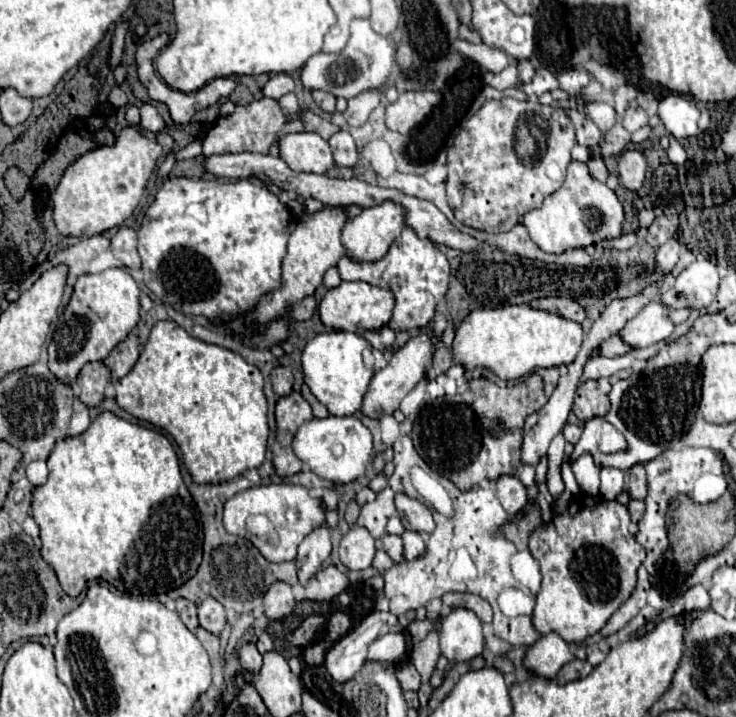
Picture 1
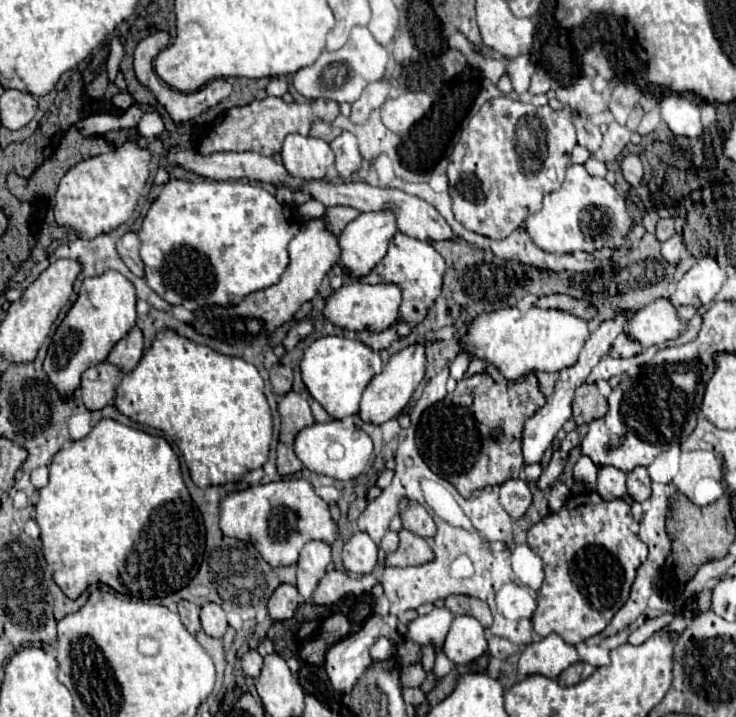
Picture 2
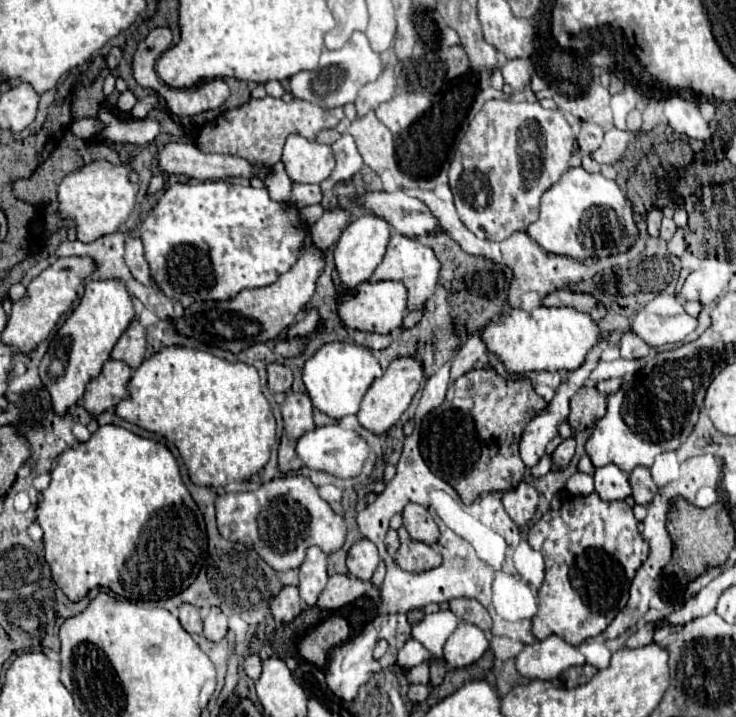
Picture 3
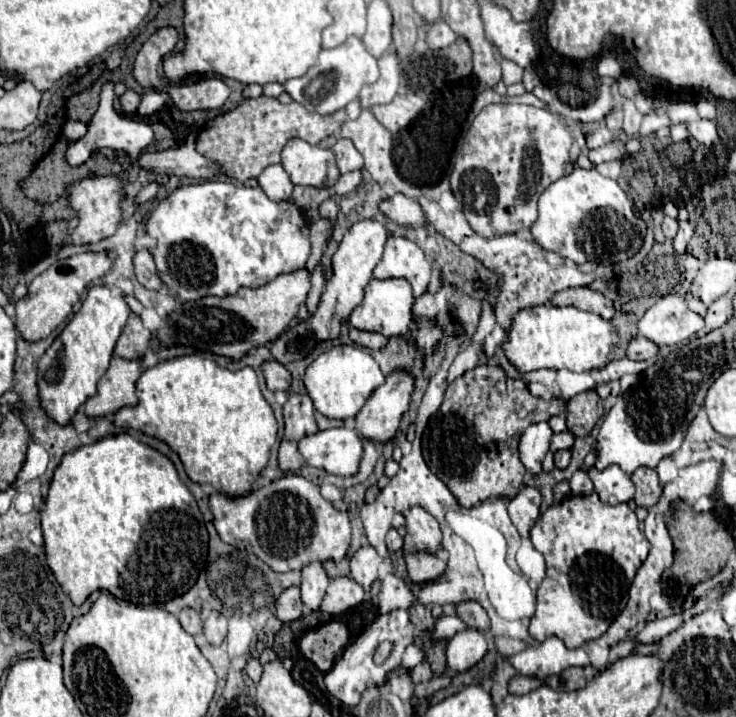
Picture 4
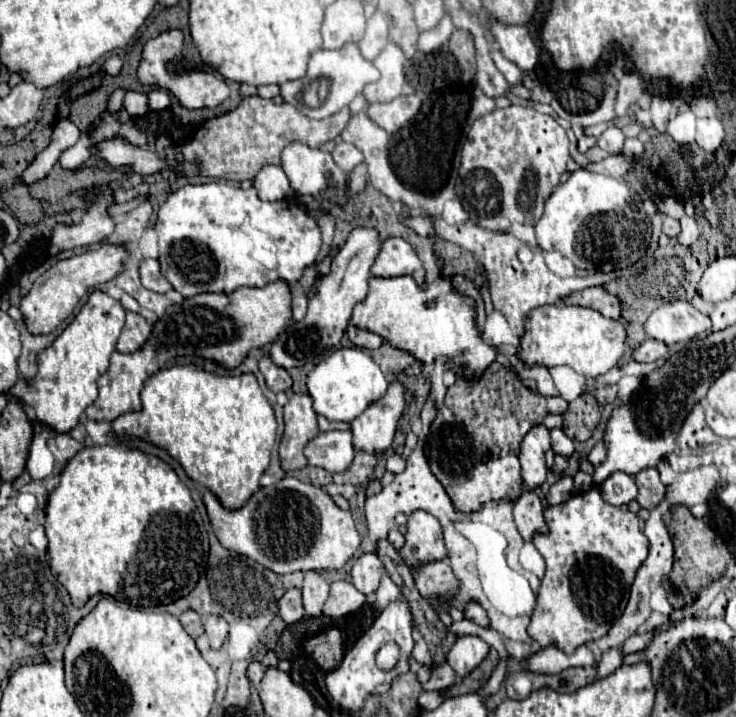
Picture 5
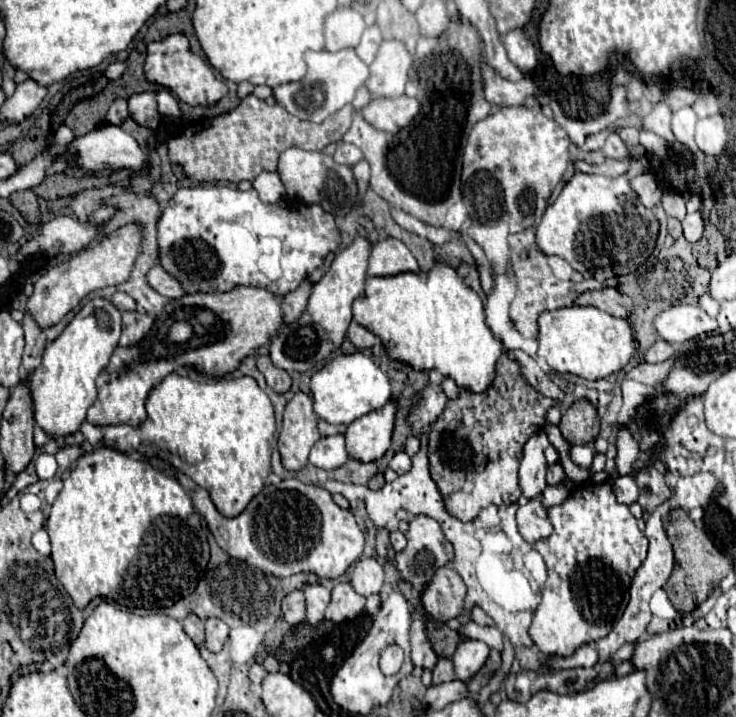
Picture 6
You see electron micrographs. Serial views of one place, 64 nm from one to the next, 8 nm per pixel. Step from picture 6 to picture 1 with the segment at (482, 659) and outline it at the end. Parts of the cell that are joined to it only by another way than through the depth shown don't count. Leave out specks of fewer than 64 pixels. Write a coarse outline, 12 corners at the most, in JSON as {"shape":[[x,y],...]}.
{"shape":[[454,608],[440,626],[440,650],[452,662],[482,654],[482,622]]}

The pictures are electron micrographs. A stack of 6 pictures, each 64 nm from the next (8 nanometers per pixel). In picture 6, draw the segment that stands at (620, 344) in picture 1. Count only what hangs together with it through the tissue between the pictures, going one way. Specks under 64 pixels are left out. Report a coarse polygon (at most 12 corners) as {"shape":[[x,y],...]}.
{"shape":[[658,340],[648,352],[648,362],[676,358],[676,350]]}

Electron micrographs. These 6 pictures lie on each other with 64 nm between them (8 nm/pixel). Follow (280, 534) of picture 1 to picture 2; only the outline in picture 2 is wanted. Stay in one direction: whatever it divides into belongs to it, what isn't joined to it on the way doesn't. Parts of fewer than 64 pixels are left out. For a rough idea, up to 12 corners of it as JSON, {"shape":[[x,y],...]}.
{"shape":[[304,478],[220,500],[220,530],[274,568],[338,524]]}

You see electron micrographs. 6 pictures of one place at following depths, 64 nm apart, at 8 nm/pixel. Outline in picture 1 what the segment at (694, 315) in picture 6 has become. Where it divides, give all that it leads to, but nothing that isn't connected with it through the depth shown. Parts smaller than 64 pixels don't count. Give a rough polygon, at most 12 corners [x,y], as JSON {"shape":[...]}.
{"shape":[[656,298],[620,336],[632,348],[670,338],[674,322]]}

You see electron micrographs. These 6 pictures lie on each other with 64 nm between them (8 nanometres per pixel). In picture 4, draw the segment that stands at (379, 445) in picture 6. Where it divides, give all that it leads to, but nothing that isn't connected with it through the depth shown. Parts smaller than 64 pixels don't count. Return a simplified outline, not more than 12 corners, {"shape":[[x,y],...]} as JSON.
{"shape":[[392,372],[356,414],[362,440],[390,442],[414,380]]}

